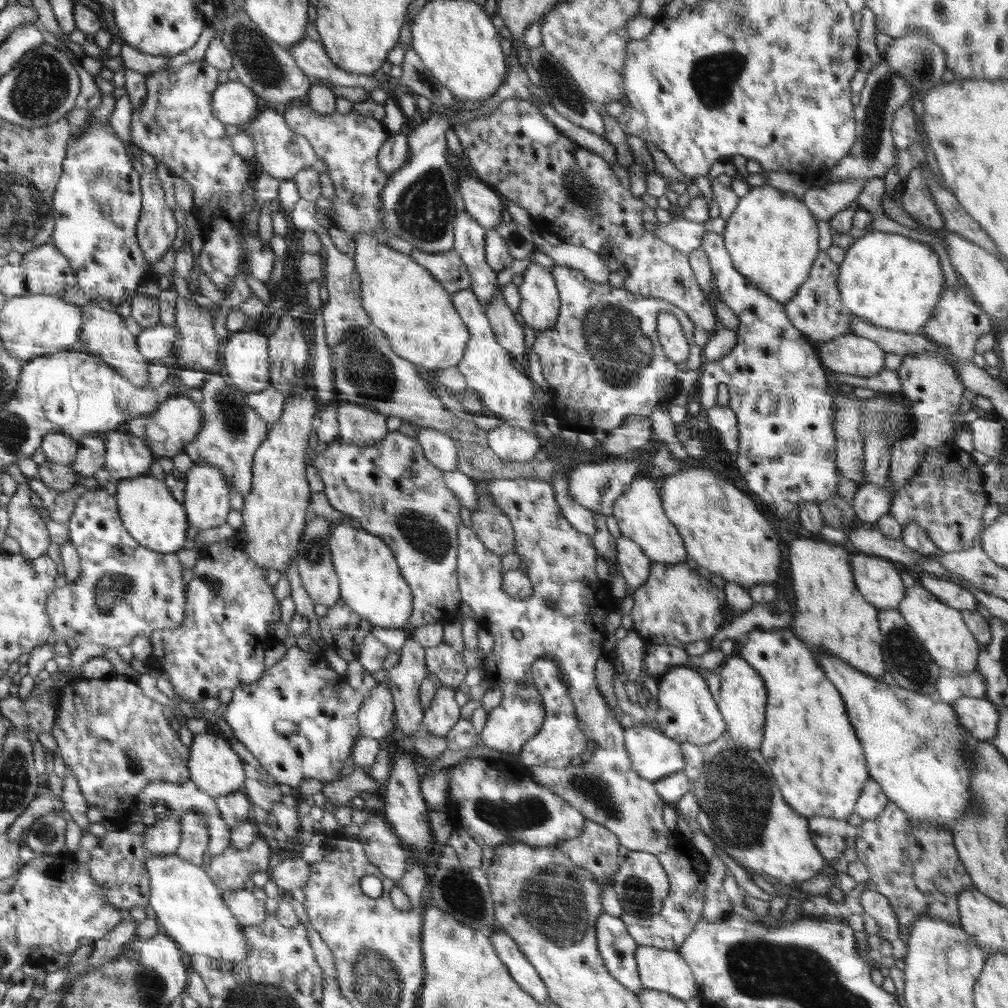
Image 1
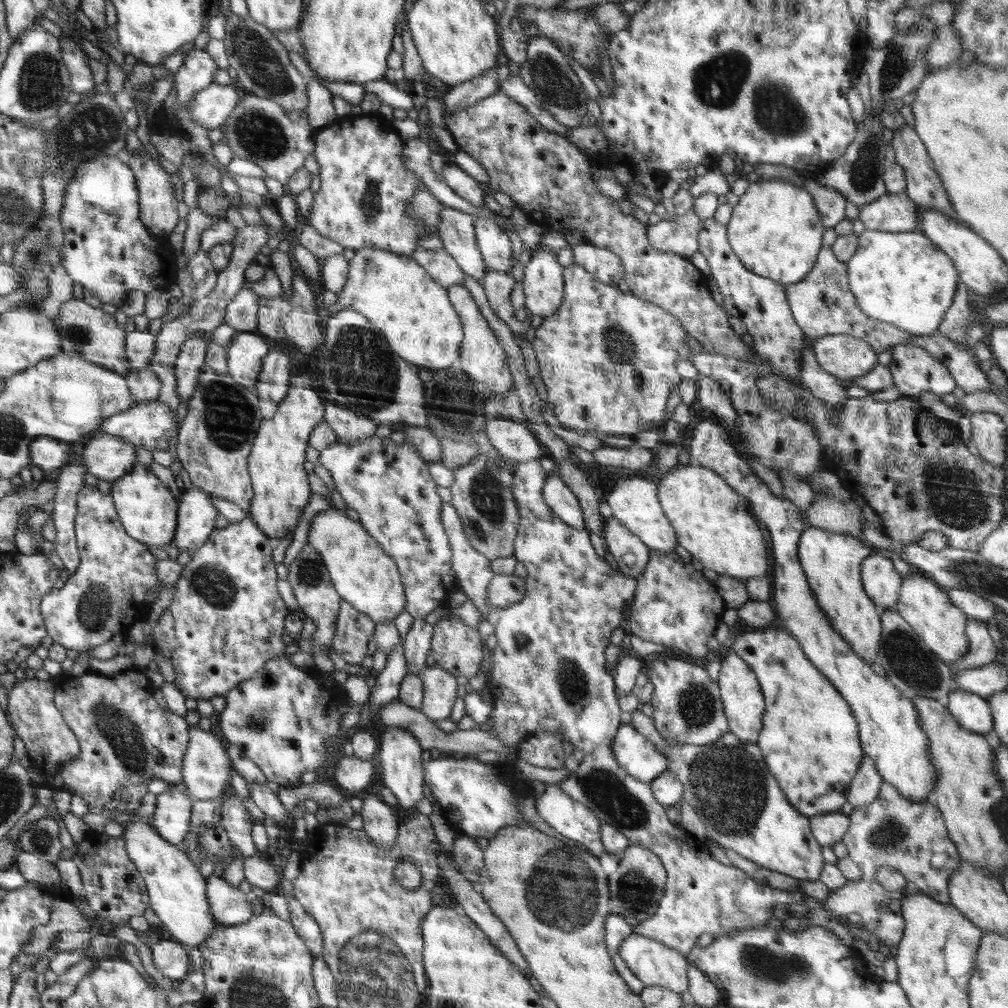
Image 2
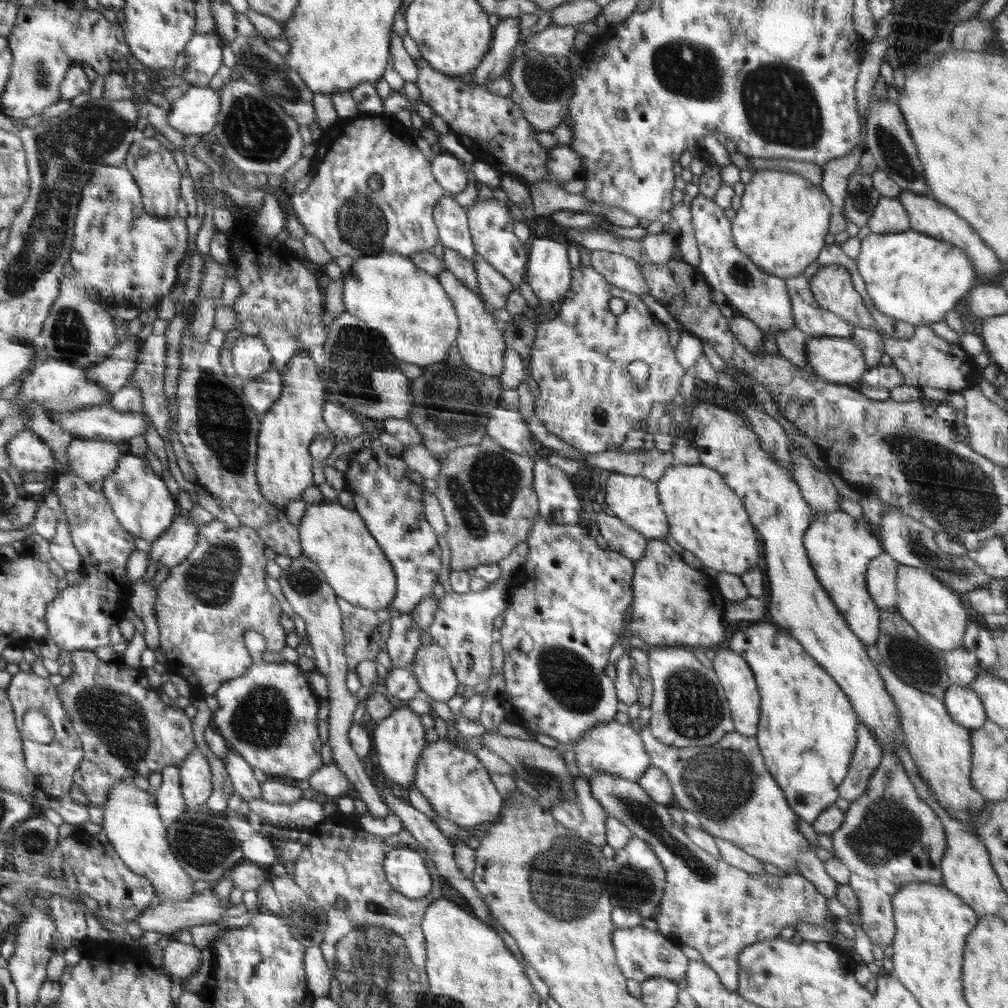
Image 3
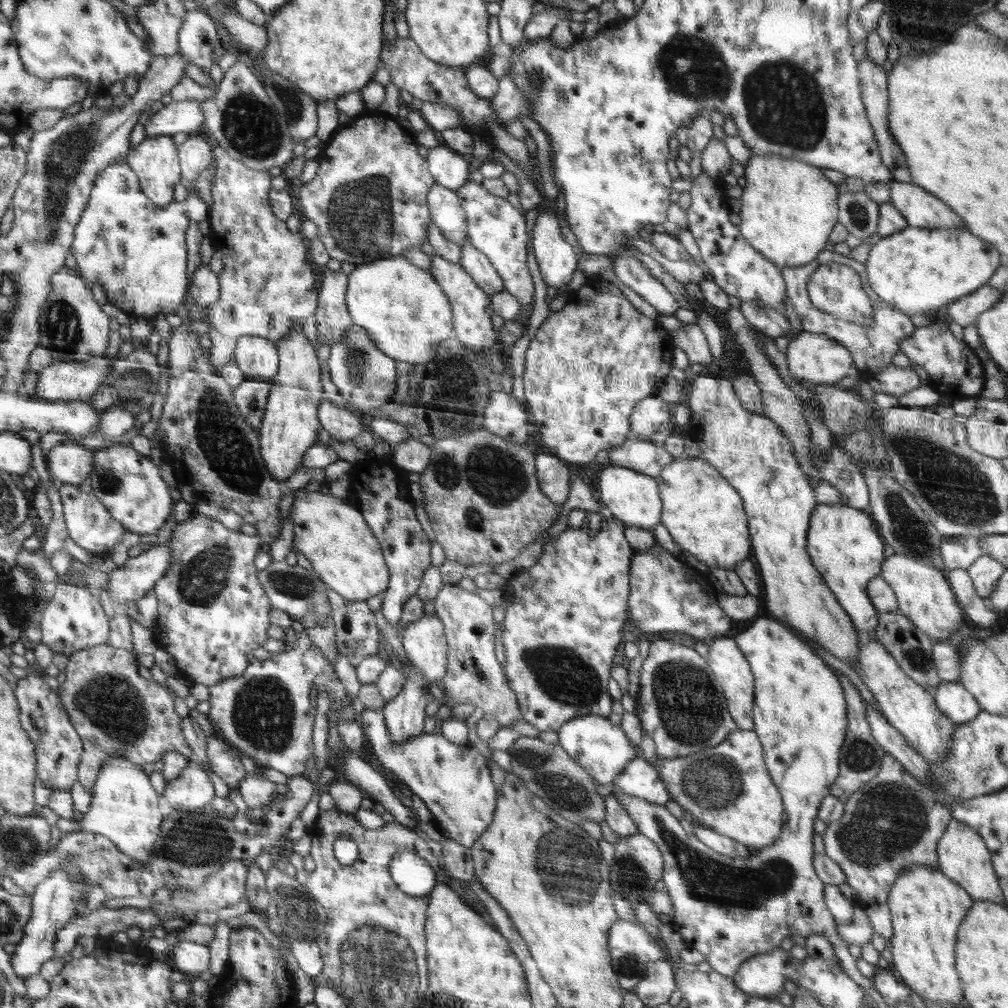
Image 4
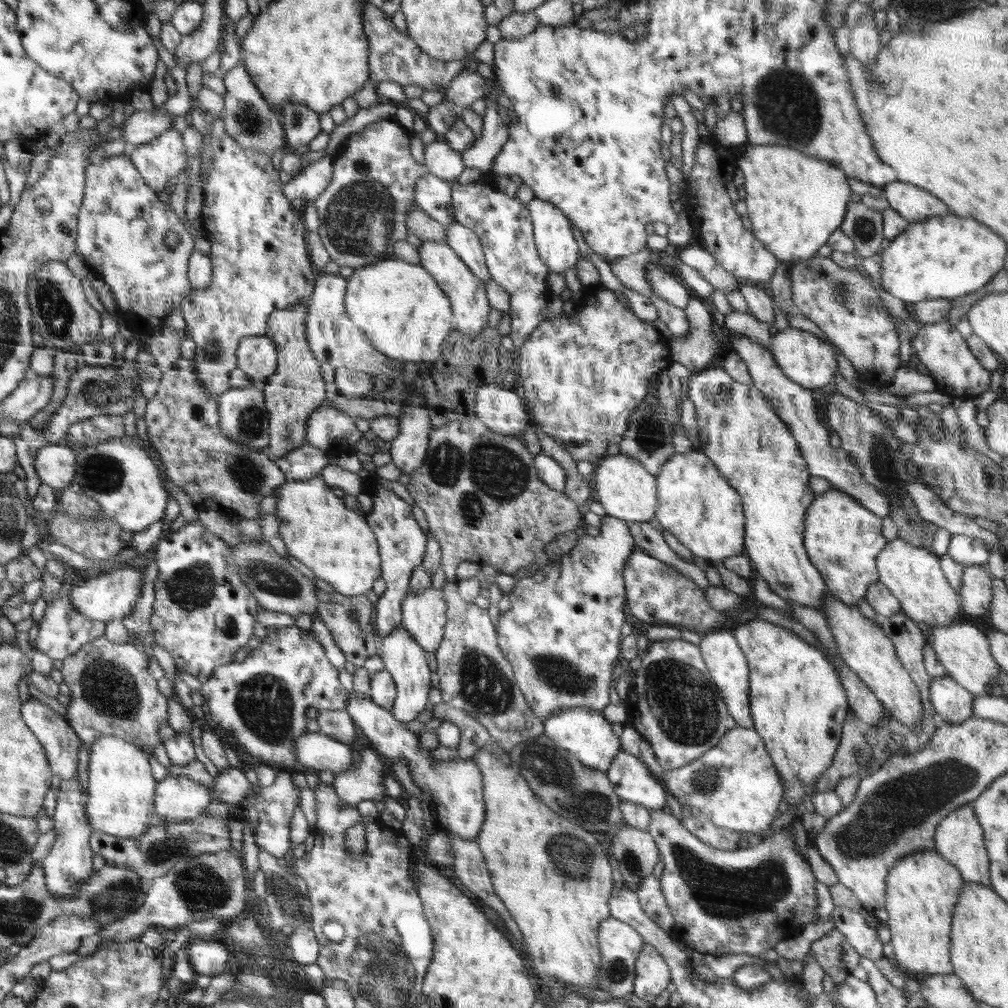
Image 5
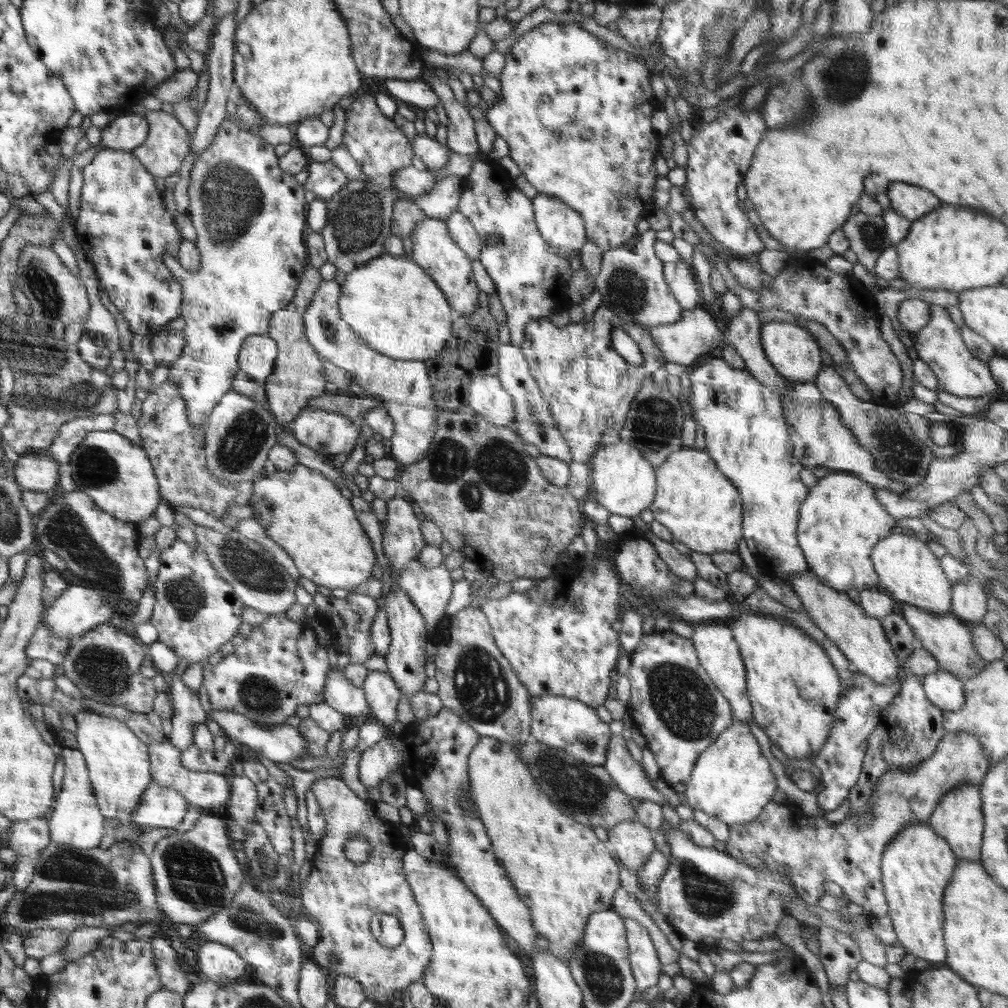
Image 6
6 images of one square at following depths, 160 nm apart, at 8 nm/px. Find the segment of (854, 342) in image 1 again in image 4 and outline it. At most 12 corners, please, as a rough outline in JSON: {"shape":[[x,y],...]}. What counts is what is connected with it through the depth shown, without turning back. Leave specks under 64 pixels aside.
{"shape":[[826,335],[790,340],[799,382],[834,385],[854,370],[852,353]]}

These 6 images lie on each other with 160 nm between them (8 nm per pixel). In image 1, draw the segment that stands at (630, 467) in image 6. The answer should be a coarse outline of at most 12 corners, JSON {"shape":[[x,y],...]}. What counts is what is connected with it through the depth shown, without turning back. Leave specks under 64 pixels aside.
{"shape":[[643,476],[616,500],[621,536],[650,561],[686,562],[660,490]]}

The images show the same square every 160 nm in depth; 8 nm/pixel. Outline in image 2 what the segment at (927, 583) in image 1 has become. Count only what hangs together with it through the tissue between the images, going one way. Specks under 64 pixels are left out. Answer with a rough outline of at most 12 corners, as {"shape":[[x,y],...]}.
{"shape":[[944,588],[951,603],[970,619],[994,618],[990,599],[971,590]]}

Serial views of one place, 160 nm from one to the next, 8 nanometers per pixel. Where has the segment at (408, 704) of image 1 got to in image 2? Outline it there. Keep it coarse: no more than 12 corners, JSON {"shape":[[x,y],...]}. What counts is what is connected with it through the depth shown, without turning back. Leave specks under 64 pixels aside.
{"shape":[[414,618],[403,638],[407,674],[427,666],[433,626]]}

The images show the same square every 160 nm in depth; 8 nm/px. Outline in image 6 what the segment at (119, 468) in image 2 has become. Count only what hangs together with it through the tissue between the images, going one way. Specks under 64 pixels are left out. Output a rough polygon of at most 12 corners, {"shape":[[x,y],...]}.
{"shape":[[41,452],[20,455],[14,482],[22,490],[55,494],[56,460]]}

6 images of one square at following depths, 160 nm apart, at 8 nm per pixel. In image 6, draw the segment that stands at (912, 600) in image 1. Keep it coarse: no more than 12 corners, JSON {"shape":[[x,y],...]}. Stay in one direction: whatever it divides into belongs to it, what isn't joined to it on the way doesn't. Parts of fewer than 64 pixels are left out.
{"shape":[[896,529],[870,560],[892,598],[939,615],[952,584],[939,557]]}

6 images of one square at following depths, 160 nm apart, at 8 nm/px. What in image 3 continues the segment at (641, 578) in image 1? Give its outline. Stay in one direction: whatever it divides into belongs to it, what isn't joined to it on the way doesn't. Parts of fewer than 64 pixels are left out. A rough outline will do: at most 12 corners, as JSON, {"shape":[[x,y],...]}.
{"shape":[[615,516],[598,523],[599,538],[634,562],[649,539]]}

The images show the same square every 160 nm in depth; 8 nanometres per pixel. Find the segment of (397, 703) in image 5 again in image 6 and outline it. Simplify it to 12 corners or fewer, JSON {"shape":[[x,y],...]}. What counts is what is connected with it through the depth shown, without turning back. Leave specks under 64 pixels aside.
{"shape":[[392,586],[387,672],[408,699],[423,690],[429,639],[408,595]]}

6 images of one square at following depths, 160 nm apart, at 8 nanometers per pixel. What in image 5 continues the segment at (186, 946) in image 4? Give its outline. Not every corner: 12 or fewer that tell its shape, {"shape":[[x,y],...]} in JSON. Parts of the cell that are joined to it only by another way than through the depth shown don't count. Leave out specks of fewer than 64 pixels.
{"shape":[[222,939],[186,947],[196,976],[226,973],[230,952]]}

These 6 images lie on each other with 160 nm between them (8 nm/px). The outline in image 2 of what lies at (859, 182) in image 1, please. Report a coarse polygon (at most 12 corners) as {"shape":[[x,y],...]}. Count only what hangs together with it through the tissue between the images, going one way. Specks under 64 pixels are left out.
{"shape":[[812,184],[825,228],[845,220],[847,198],[837,189]]}

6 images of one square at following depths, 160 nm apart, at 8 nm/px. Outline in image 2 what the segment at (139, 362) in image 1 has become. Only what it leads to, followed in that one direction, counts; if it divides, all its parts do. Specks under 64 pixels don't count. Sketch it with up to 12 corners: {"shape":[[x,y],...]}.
{"shape":[[82,299],[54,318],[62,351],[126,377],[128,331]]}

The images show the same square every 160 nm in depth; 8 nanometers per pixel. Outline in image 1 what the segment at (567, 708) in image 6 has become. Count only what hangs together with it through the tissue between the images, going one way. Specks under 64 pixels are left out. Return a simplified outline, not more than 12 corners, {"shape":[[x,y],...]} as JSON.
{"shape":[[649,725],[624,731],[634,770],[657,780],[683,770],[681,744]]}

